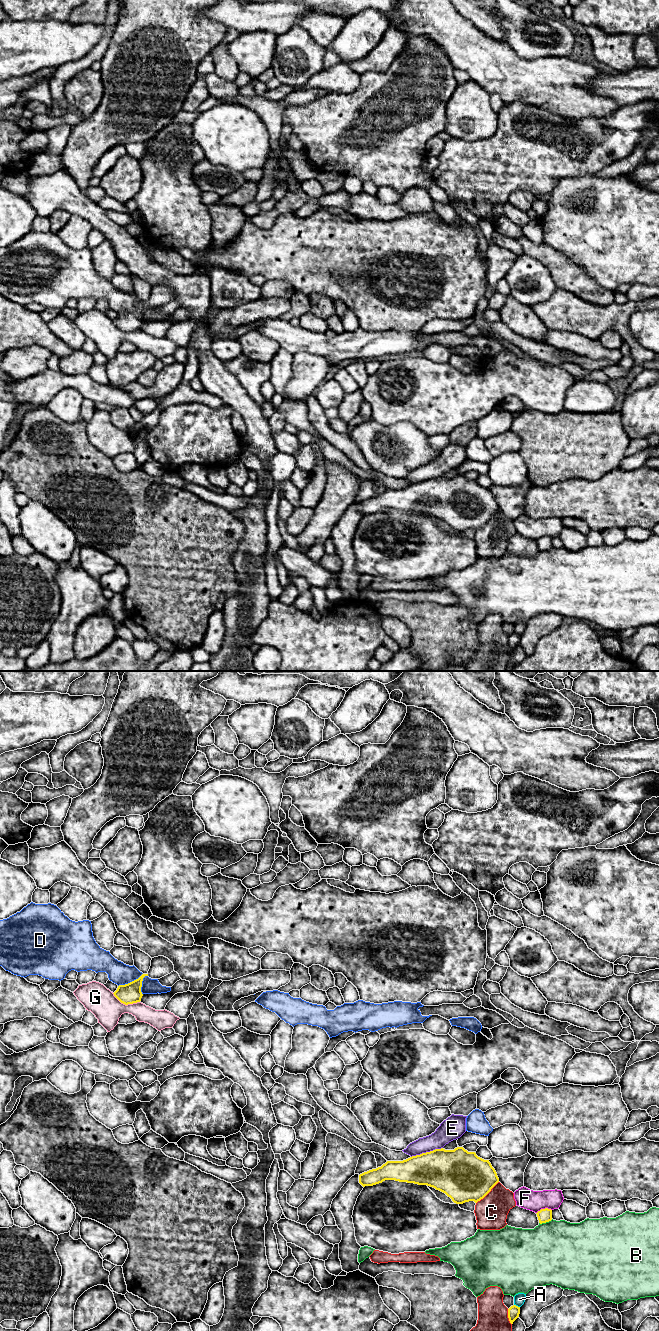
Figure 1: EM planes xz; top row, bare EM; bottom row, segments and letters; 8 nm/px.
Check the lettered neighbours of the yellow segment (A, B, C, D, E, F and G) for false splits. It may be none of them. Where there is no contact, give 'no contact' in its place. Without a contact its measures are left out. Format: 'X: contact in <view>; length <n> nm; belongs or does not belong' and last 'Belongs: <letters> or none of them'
A: contact in xz; length 50 nm; does not belong
B: contact in xz; length 120 nm; does not belong
C: contact in xz; length 260 nm; does not belong
D: contact in xz; length 220 nm; does not belong
E: contact in xz; length 260 nm; does not belong
F: contact in xz; length 130 nm; does not belong
G: contact in xz; length 240 nm; does not belong
Belongs: none of them

